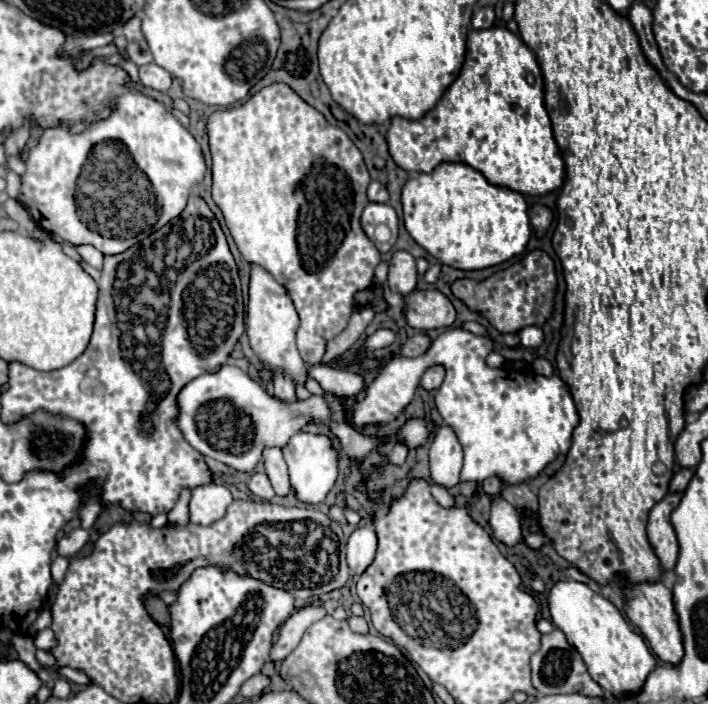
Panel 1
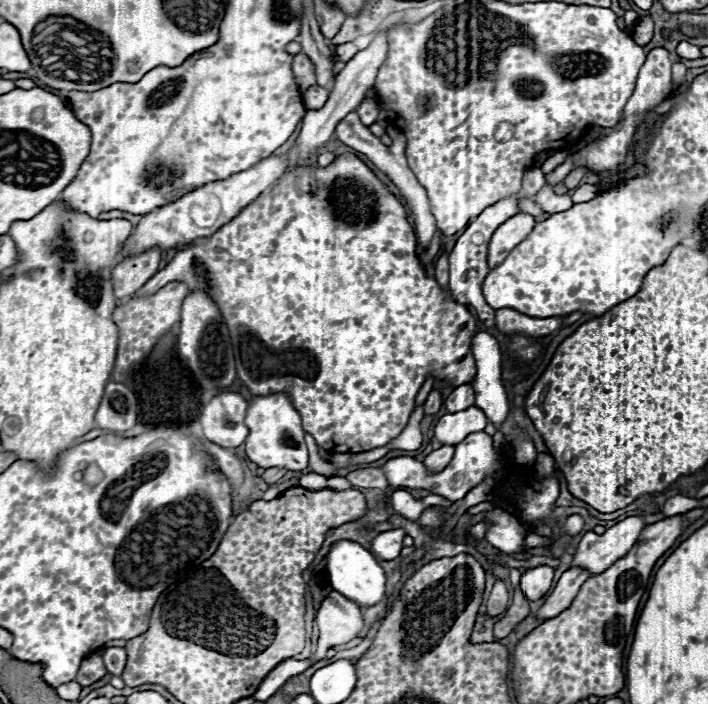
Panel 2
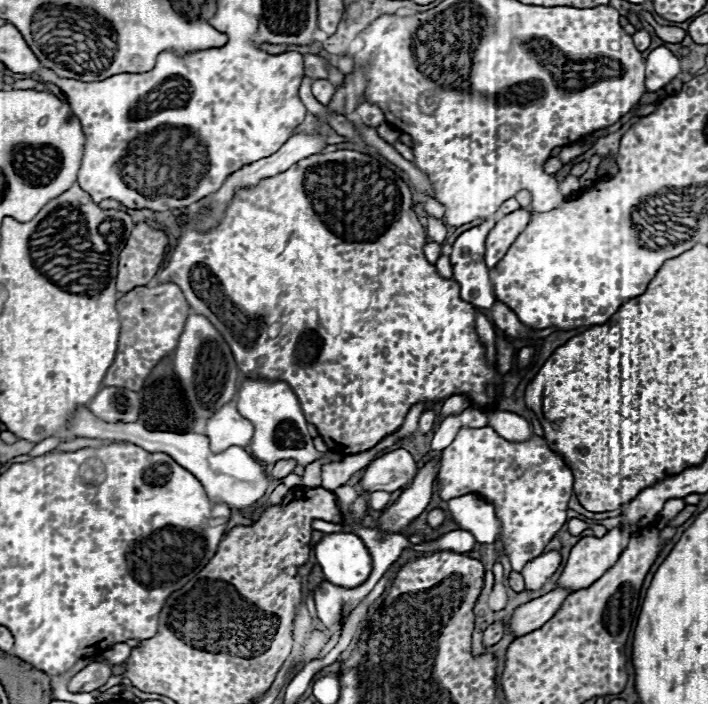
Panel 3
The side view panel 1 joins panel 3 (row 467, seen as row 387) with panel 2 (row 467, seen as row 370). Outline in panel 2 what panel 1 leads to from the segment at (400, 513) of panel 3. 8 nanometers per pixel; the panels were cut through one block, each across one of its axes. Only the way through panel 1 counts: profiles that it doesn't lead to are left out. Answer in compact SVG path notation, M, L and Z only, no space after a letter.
M442 446L442 448L434 450L434 452L430 452L430 454L424 458L426 470L432 472L432 474L442 472L442 470L448 466L448 462L452 460L452 452L454 452L454 446Z

